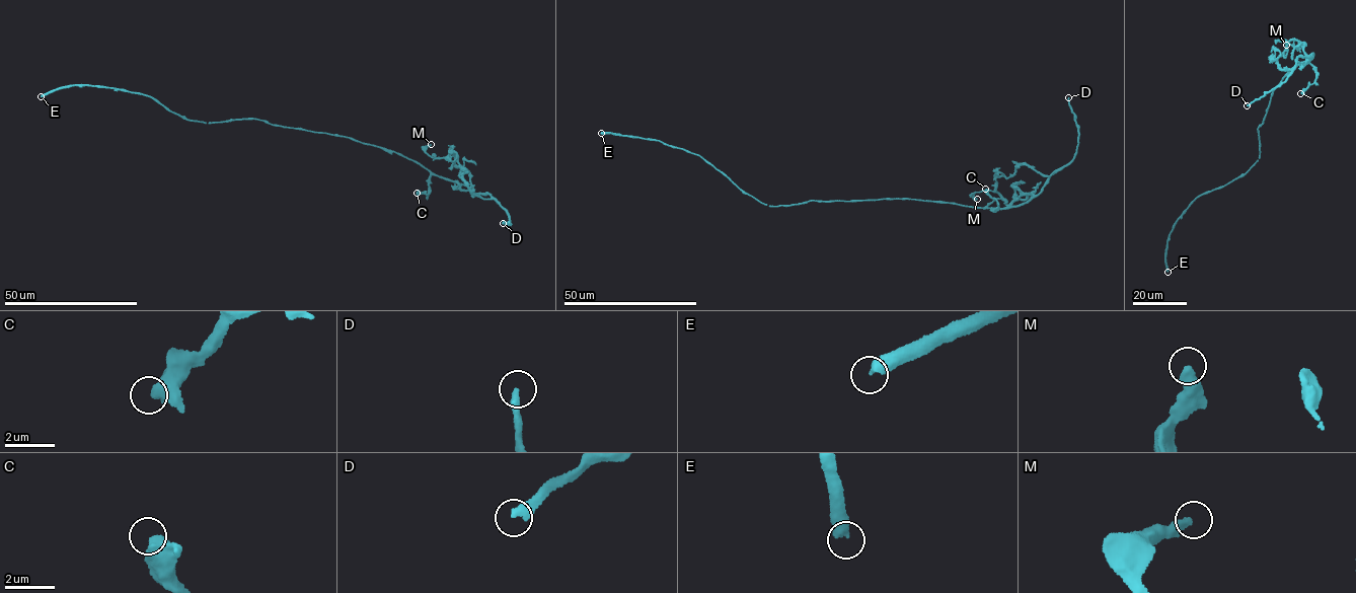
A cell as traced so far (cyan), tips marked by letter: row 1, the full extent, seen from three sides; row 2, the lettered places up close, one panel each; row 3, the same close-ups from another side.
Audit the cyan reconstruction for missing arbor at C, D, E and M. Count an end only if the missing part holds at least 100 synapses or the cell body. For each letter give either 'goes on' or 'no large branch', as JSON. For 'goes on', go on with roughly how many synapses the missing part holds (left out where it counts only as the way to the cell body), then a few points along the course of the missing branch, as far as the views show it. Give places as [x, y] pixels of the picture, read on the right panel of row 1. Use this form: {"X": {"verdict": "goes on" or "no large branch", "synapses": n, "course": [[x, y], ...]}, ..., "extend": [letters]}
{"C": {"verdict": "no large branch"}, "D": {"verdict": "no large branch"}, "E": {"verdict": "goes on", "synapses": 300}, "M": {"verdict": "no large branch"}, "extend": ["E"]}

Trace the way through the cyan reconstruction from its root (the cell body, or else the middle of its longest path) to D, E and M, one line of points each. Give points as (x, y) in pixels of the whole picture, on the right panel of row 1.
D: (1268, 108), (1273, 90), (1284, 75), (1300, 62), (1310, 59), (1313, 53), (1298, 57), (1287, 79), (1247, 105)
E: (1268, 108), (1257, 130), (1260, 151), (1256, 162), (1242, 175), (1196, 198), (1172, 228), (1164, 250), (1168, 272)
M: (1268, 108), (1284, 75), (1313, 56), (1293, 40), (1285, 58), (1286, 45)

